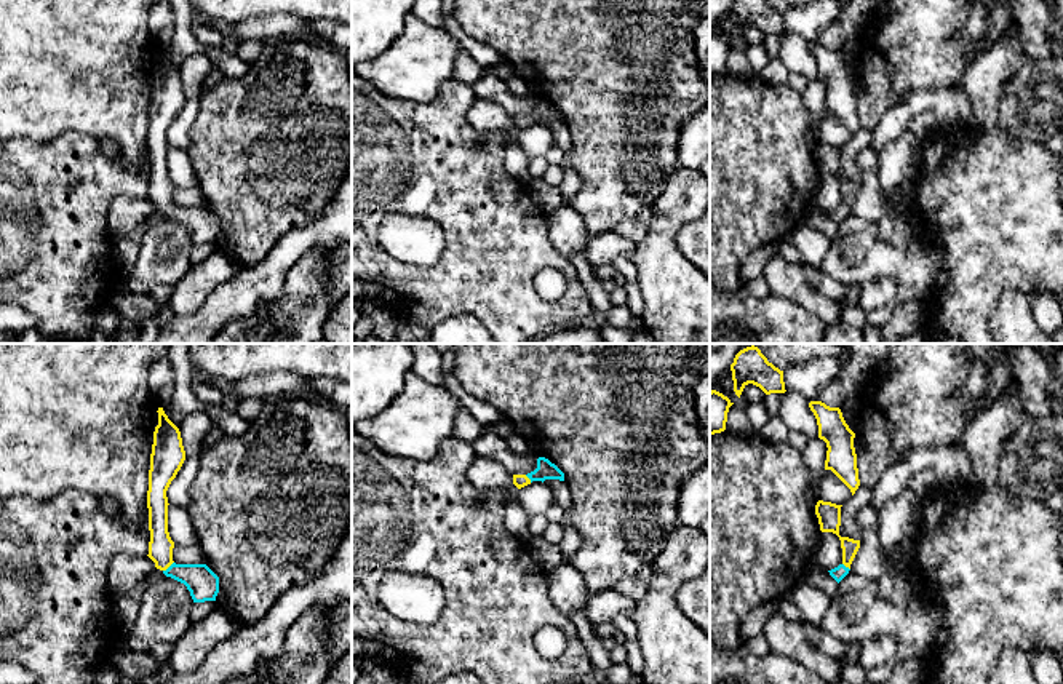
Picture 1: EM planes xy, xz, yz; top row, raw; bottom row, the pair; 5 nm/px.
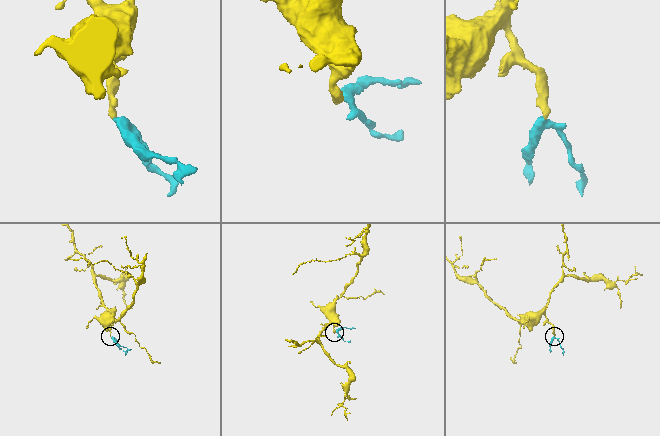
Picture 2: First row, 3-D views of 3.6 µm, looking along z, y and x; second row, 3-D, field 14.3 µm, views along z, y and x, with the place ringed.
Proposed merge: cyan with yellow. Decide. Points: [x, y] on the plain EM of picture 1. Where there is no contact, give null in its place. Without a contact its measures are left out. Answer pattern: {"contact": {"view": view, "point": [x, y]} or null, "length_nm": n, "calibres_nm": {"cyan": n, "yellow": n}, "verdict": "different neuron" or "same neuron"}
{"contact": {"view": "xy", "point": [170, 208]}, "length_nm": 80, "calibres_nm": {"cyan": 160, "yellow": 130}, "verdict": "same neuron"}

